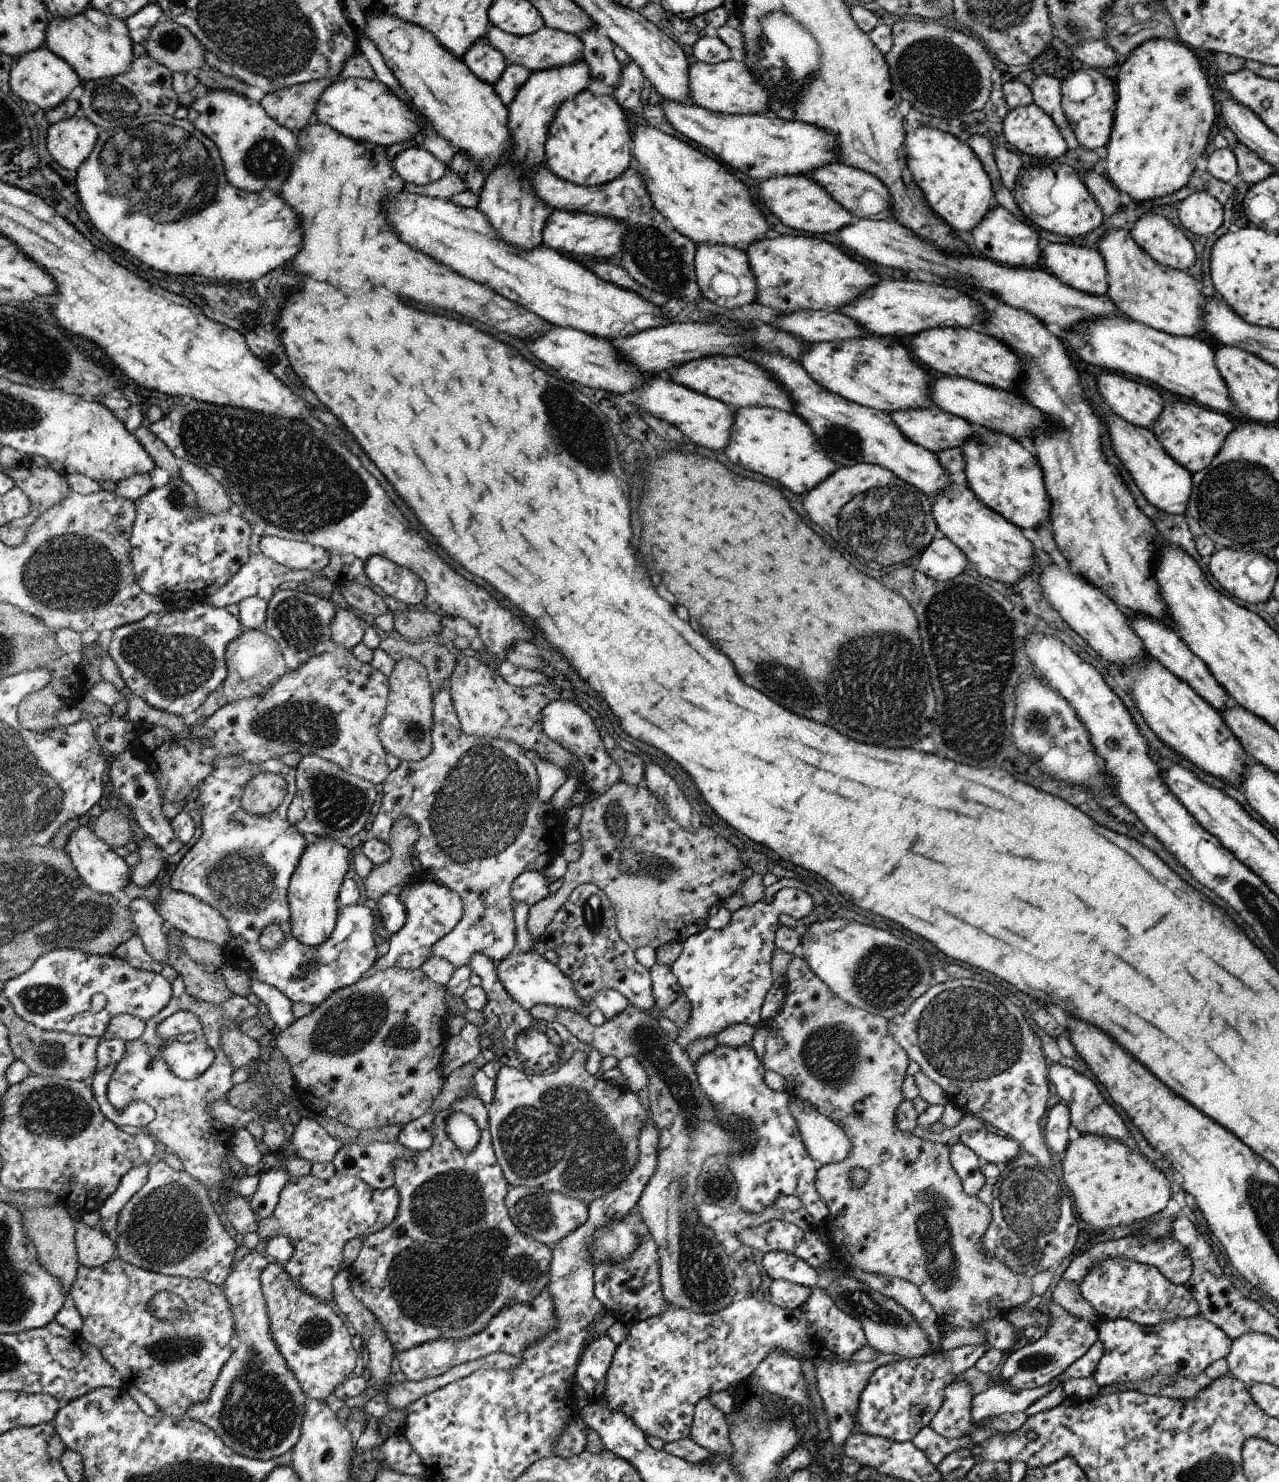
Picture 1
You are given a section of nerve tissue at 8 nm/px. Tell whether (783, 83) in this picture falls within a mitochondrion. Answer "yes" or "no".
yes

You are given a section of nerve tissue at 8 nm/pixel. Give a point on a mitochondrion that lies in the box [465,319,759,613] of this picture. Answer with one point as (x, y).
(580, 442)

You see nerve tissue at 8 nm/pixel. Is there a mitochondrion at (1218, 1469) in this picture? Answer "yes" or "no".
yes

